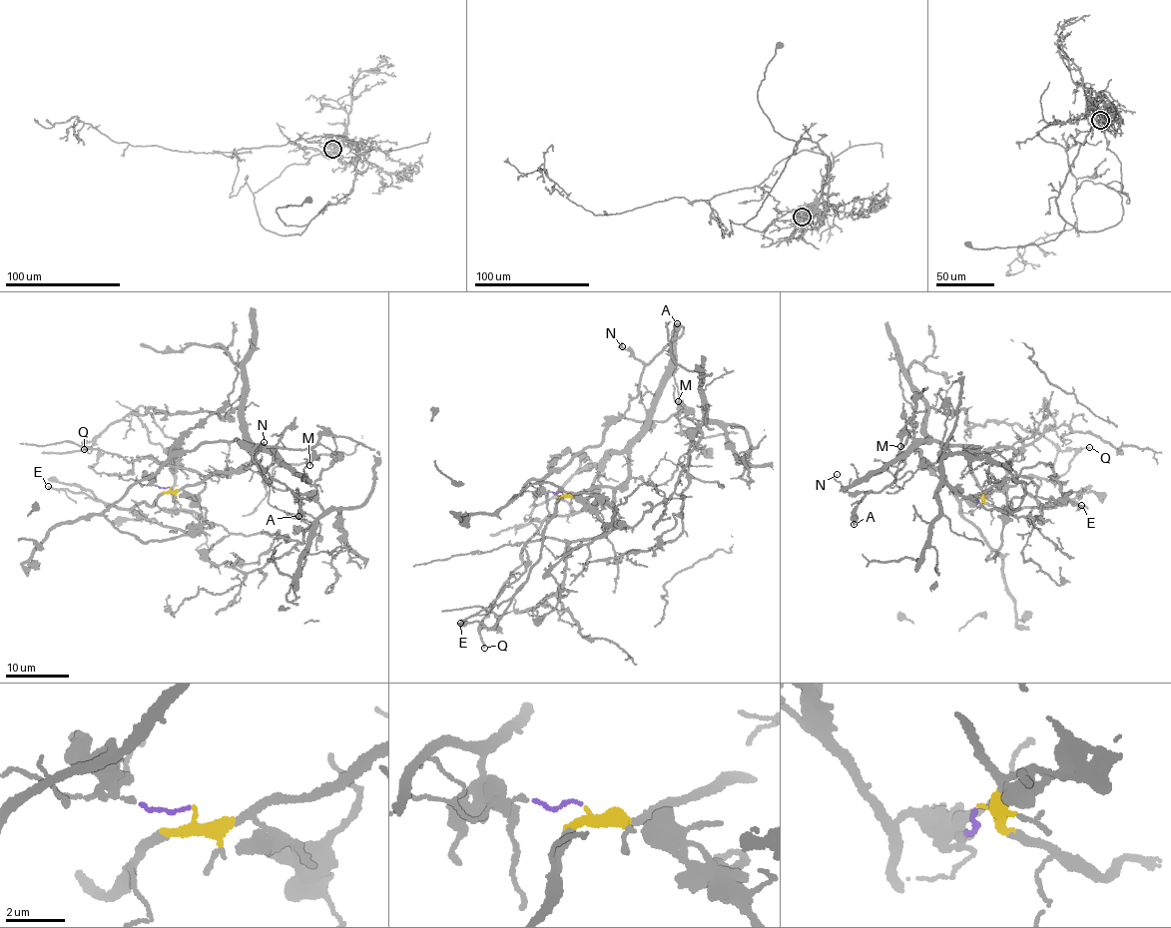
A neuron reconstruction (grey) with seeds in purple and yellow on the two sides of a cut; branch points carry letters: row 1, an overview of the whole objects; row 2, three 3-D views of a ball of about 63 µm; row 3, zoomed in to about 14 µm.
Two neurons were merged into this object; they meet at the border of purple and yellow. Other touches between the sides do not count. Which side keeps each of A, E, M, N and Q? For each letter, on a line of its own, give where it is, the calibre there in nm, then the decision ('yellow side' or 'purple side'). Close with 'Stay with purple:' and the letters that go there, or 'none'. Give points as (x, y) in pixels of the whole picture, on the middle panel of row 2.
A: (677, 323) | 280 nm | purple side
E: (460, 623) | 170 nm | yellow side
M: (678, 401) | 180 nm | purple side
N: (622, 346) | 120 nm | purple side
Q: (484, 648) | 200 nm | yellow side
Stay with purple: A, M, N

